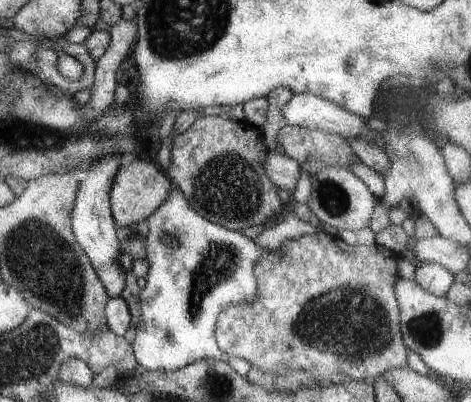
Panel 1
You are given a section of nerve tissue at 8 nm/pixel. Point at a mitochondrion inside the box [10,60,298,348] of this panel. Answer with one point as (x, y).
(225, 187)

